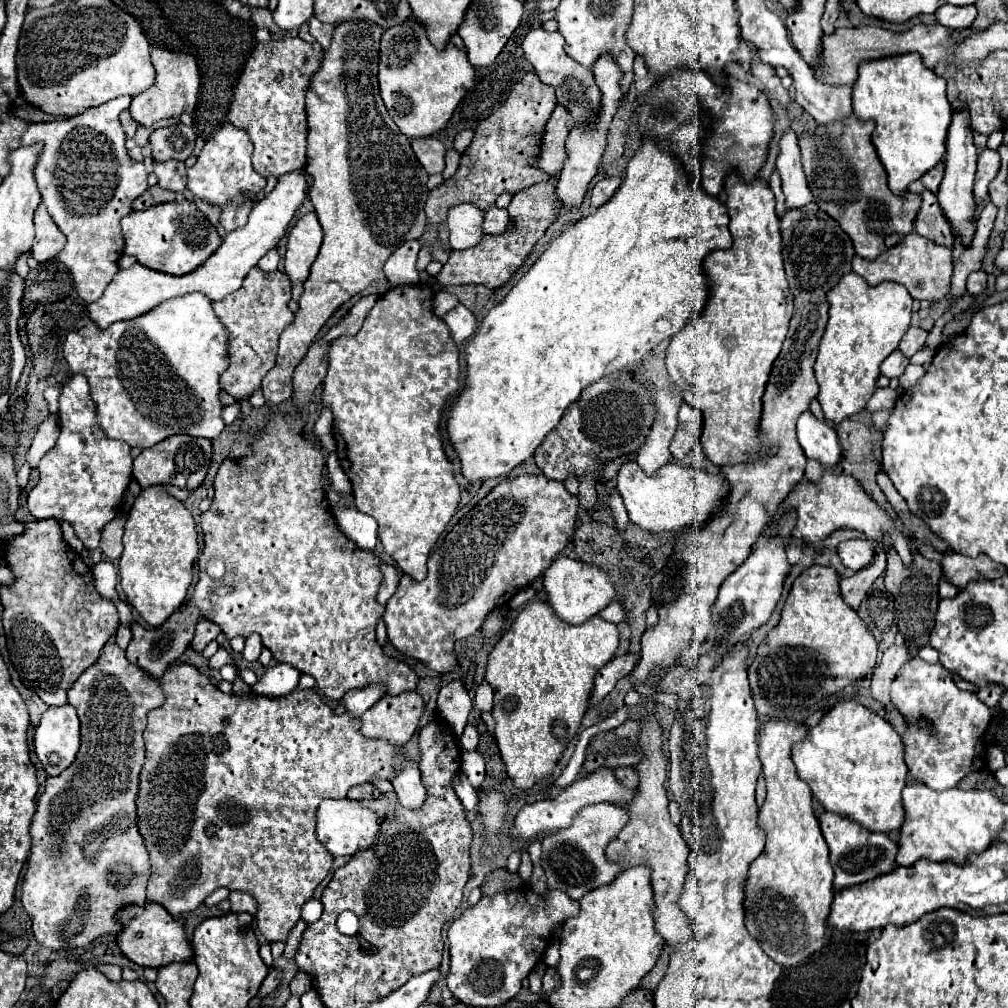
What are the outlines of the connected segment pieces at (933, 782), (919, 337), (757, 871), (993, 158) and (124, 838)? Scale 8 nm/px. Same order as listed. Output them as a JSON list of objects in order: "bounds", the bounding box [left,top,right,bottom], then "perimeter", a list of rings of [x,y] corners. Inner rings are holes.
[{"bounds":[891,658,991,790],"perimeter":[[[921,658],[907,660],[891,684],[891,702],[907,718],[909,730],[903,736],[905,762],[913,776],[933,790],[949,790],[959,784],[969,772],[985,768],[983,732],[991,720],[991,708],[975,694],[963,692],[955,686],[951,672],[943,664],[929,664]],[[925,716],[937,730],[937,740],[917,732],[915,718]]]},{"bounds":[899,326,927,358],"perimeter":[[[911,326],[911,328],[905,332],[905,336],[903,336],[901,342],[899,342],[899,350],[905,354],[905,358],[911,358],[917,350],[923,348],[925,336],[927,336],[927,332],[921,330],[919,326]]]},{"bounds":[743,720,833,966],"perimeter":[[[769,720],[757,732],[757,740],[759,740],[757,752],[767,782],[767,798],[759,810],[759,826],[765,832],[767,840],[763,852],[749,866],[743,908],[745,908],[745,926],[749,934],[761,944],[765,954],[769,954],[775,962],[783,966],[795,966],[807,960],[823,946],[825,916],[829,914],[829,906],[833,900],[833,868],[829,864],[829,852],[819,828],[819,820],[813,812],[811,790],[805,782],[797,778],[795,766],[791,762],[793,744],[803,742],[807,738],[807,732],[809,732],[807,724],[783,722],[783,720]]]},{"bounds":[973,148,1001,206],"perimeter":[[[985,148],[979,158],[977,158],[977,174],[975,174],[975,184],[973,184],[973,196],[975,196],[975,204],[977,206],[983,206],[989,192],[989,184],[993,182],[993,178],[997,176],[999,172],[999,166],[1001,166],[1001,158],[995,150],[989,150]]]},{"bounds":[23,642,163,950],"perimeter":[[[107,642],[101,650],[101,656],[97,660],[97,664],[93,664],[91,668],[87,668],[79,680],[71,686],[69,690],[69,704],[75,706],[77,716],[81,720],[81,748],[77,752],[77,758],[73,760],[73,764],[63,770],[59,776],[55,778],[47,778],[47,786],[45,792],[41,794],[39,802],[37,802],[37,812],[35,818],[31,822],[31,838],[33,838],[33,846],[31,846],[31,854],[29,854],[29,862],[27,862],[27,872],[23,876],[23,908],[25,912],[31,916],[33,922],[33,934],[37,938],[39,944],[49,946],[53,950],[61,950],[61,948],[89,948],[93,944],[95,938],[103,936],[103,934],[117,934],[121,930],[121,924],[115,920],[115,912],[117,908],[123,908],[127,904],[139,904],[143,906],[147,902],[147,878],[149,878],[149,854],[143,846],[141,834],[137,830],[137,812],[135,812],[135,796],[137,796],[137,788],[139,788],[139,772],[143,766],[143,756],[145,756],[145,744],[143,744],[143,730],[147,726],[147,712],[153,708],[159,708],[163,704],[163,692],[159,688],[159,682],[149,678],[145,672],[141,672],[141,668],[137,668],[135,664],[131,664],[125,658],[125,652],[117,646]]]}]

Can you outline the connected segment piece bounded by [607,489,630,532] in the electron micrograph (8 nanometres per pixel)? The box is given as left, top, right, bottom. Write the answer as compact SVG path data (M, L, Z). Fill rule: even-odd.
M613 490L608 497L607 505L610 508L615 524L621 532L625 530L627 524L630 523L628 514L623 504L622 498L617 490Z

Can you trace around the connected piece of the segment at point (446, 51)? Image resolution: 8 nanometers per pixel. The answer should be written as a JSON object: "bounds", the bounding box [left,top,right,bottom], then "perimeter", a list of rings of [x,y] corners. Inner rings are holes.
{"bounds":[379,16,475,138],"perimeter":[[[409,16],[405,22],[385,30],[381,36],[379,92],[389,110],[391,120],[399,126],[399,130],[407,138],[423,138],[441,130],[453,116],[453,110],[457,108],[465,92],[473,86],[473,78],[475,78],[475,70],[467,60],[467,52],[457,48],[453,42],[447,42],[443,50],[435,48],[427,38],[427,28],[415,16]]]}

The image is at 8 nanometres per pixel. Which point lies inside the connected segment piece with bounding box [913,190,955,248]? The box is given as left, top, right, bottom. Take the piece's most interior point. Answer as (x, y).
(931, 223)

